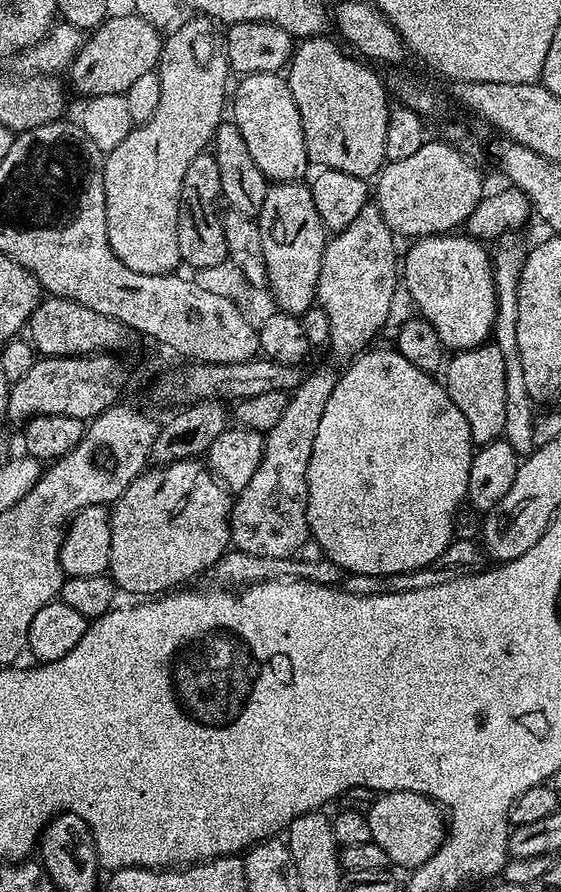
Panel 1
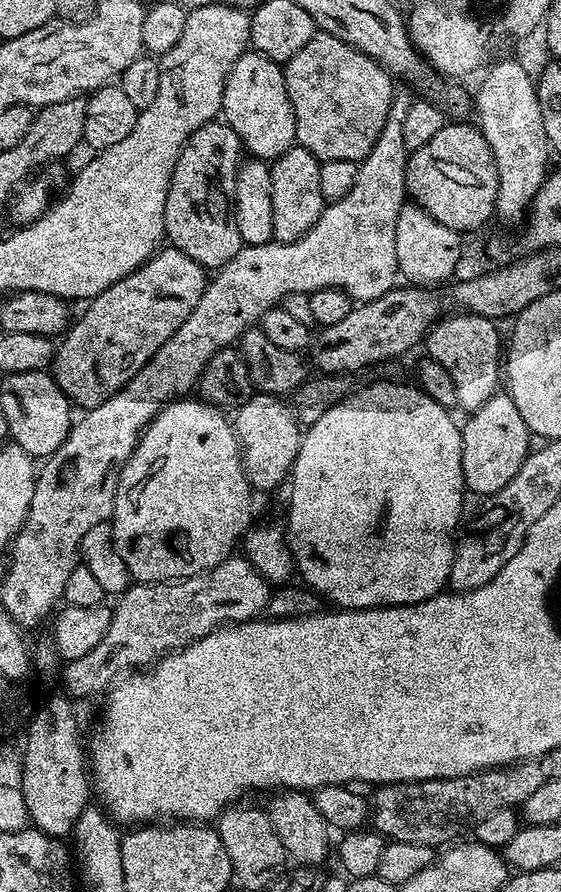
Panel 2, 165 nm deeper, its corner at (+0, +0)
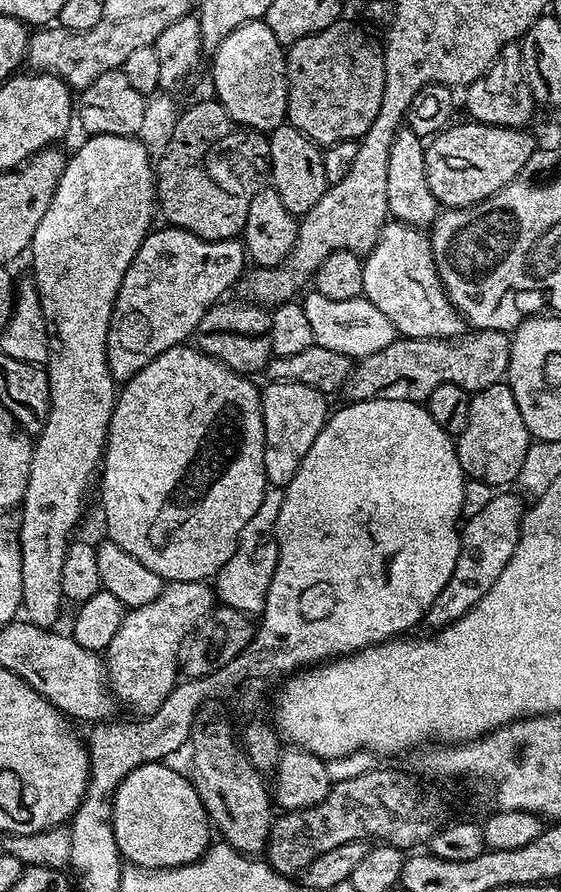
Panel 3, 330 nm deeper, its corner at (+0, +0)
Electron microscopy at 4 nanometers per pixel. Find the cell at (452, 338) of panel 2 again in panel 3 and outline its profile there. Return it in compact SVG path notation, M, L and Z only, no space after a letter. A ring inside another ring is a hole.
M389 219L378 234L378 242L363 257L362 270L363 297L369 300L396 327L401 337L426 338L427 340L454 340L466 332L466 321L460 312L452 305L446 290L440 281L440 275L434 262L432 241L429 233L422 228L403 224L400 220Z

